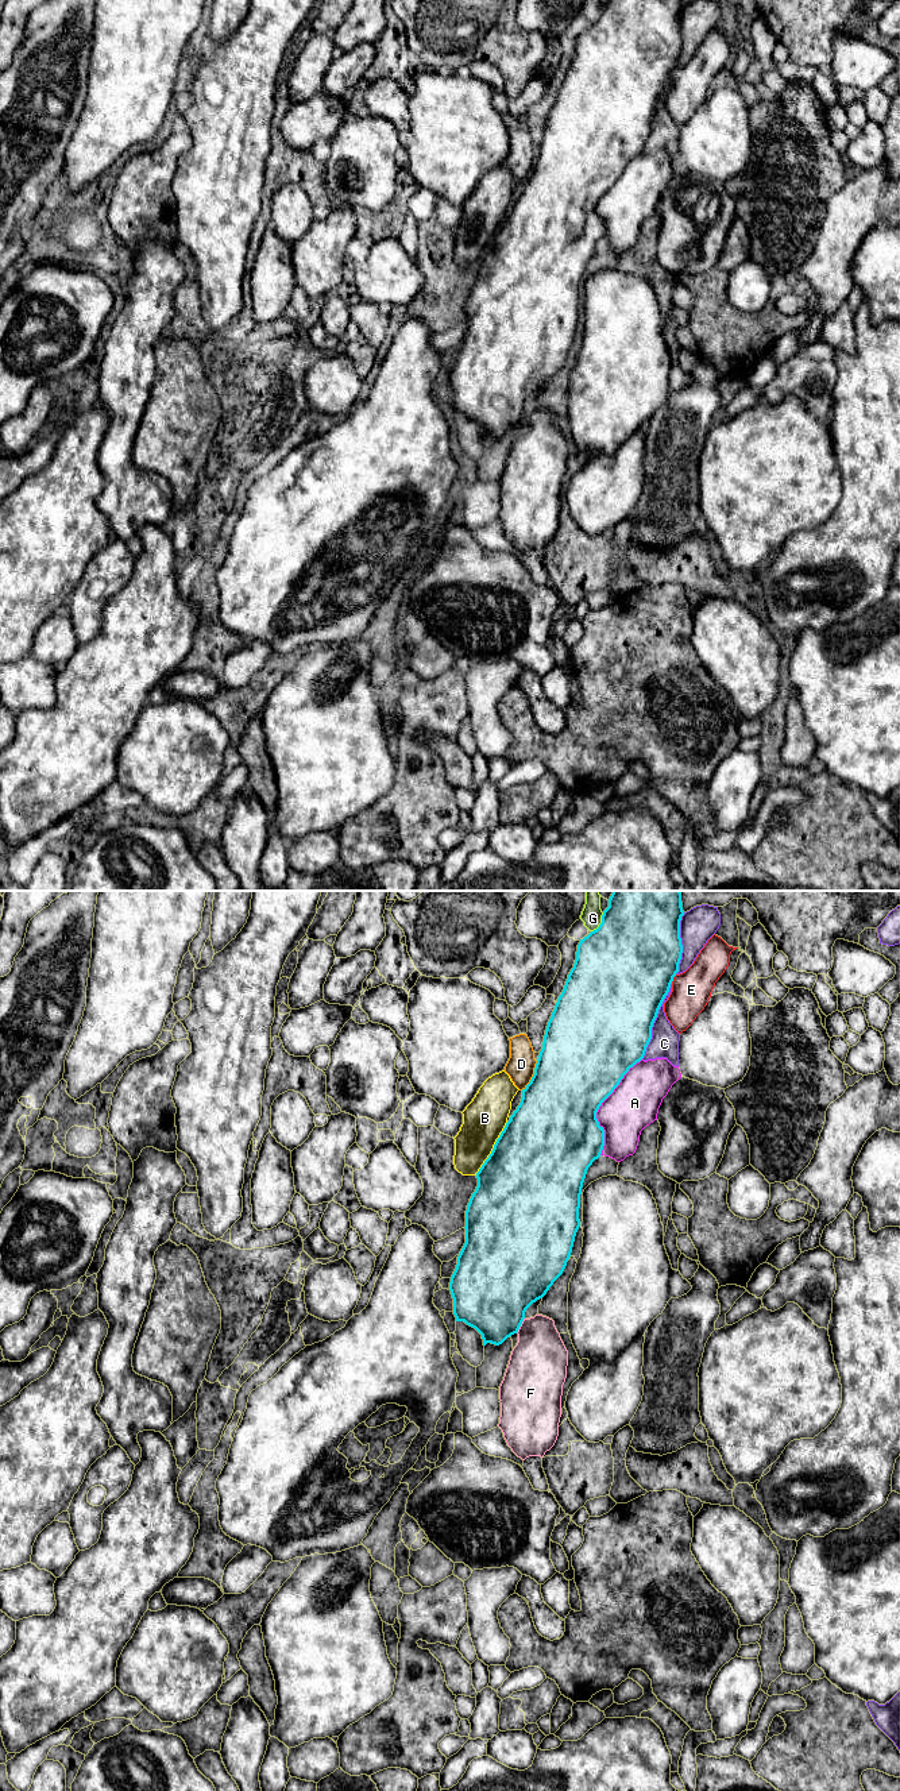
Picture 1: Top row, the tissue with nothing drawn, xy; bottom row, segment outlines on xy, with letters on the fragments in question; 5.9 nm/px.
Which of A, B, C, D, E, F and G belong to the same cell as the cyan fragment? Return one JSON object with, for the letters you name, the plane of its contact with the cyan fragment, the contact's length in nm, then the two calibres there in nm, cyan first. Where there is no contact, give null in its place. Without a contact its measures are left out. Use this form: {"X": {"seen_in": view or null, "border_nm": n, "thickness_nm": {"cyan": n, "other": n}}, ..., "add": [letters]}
{"add": []}

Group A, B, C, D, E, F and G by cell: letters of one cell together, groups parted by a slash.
A F / B / C / D / E / G

